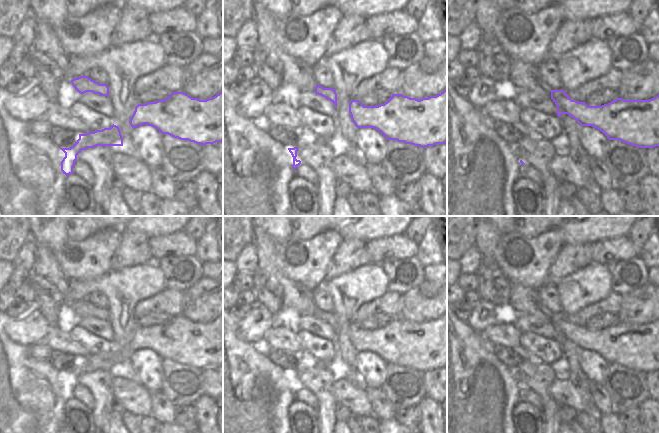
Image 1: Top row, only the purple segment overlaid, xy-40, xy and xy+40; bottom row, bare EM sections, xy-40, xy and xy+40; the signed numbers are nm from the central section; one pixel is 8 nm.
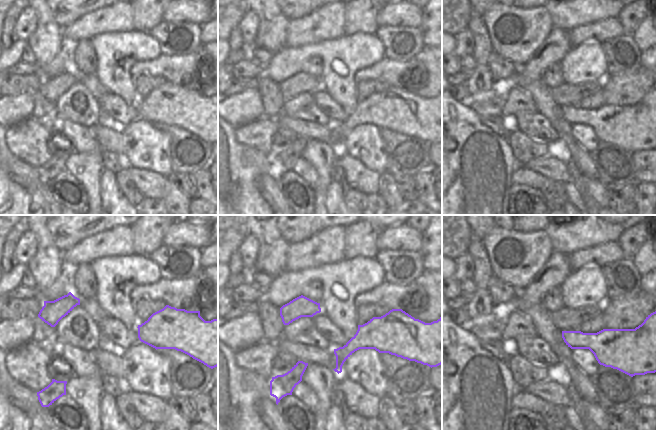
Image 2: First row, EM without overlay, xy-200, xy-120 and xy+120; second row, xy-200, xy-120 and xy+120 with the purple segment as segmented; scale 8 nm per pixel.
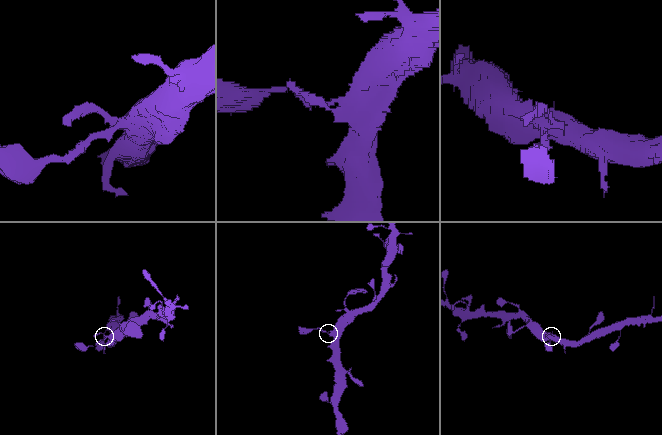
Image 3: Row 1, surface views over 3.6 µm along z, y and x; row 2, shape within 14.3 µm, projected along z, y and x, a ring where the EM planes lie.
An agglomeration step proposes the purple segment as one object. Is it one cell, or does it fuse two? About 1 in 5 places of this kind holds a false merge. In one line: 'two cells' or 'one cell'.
one cell

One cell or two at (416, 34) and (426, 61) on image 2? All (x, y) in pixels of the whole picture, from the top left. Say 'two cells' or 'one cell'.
two cells

